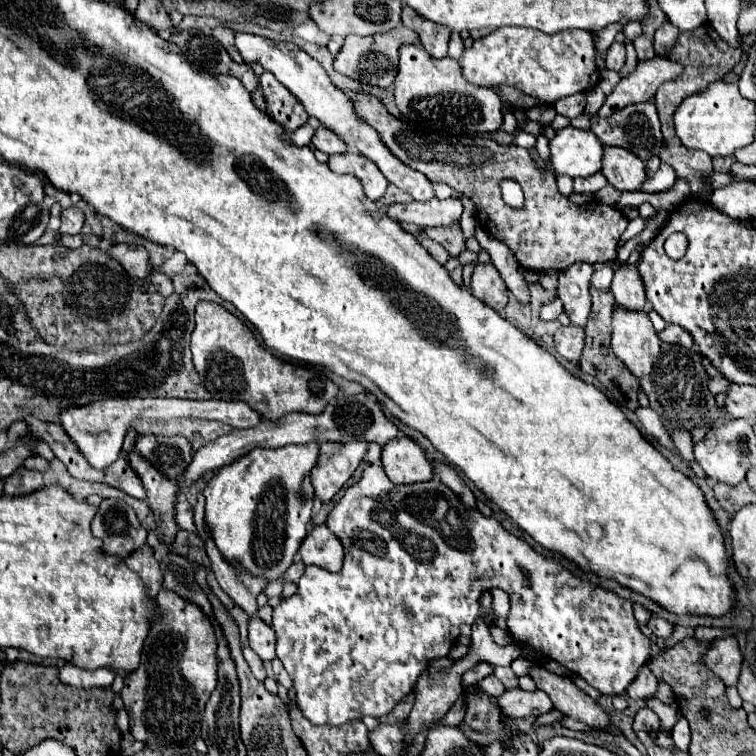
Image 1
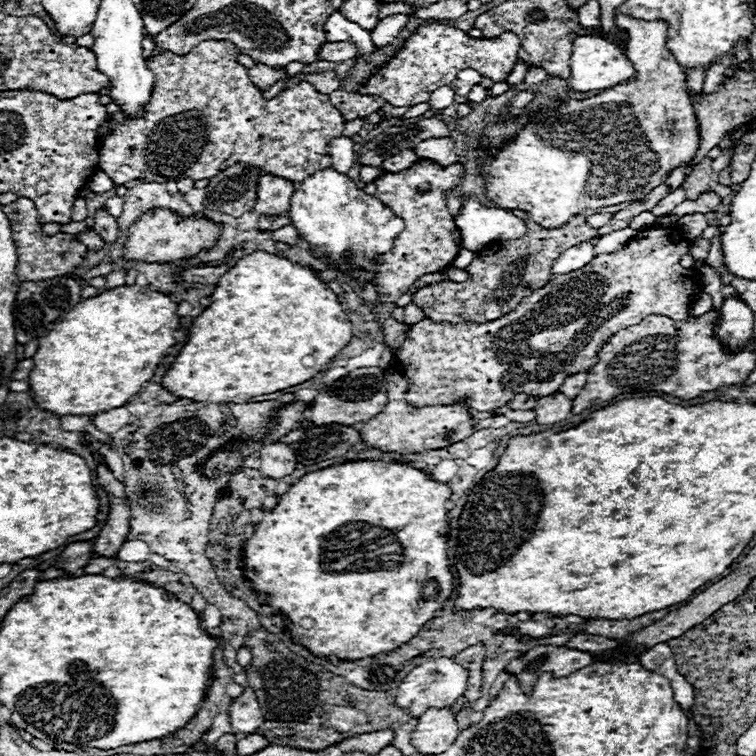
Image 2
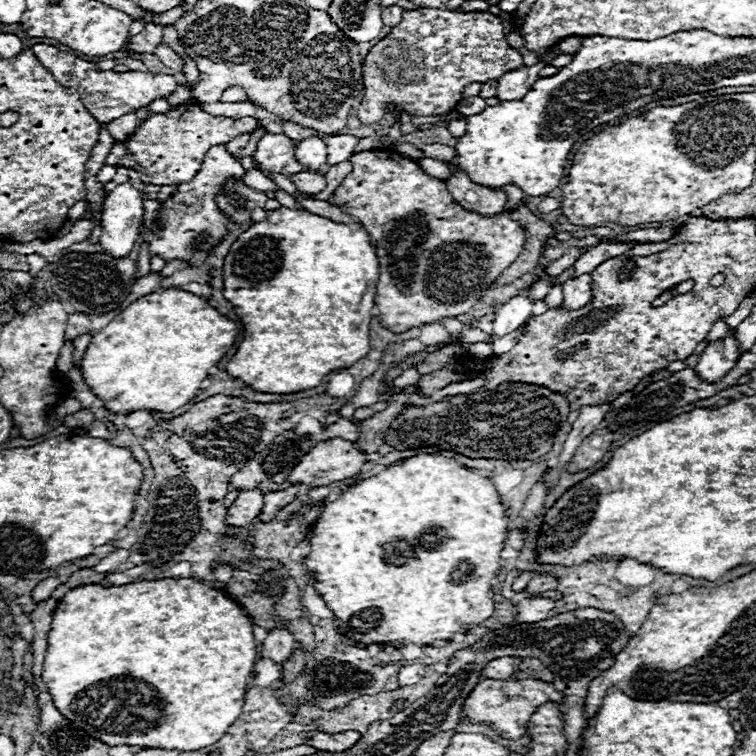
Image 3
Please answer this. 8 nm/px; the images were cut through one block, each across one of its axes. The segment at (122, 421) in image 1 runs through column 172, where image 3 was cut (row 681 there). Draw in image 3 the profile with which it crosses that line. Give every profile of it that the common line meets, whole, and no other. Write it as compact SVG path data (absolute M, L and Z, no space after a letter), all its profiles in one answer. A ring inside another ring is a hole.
M408 664L408 666L400 668L398 682L400 682L400 686L412 686L412 684L420 682L422 676L424 676L424 666L422 664Z

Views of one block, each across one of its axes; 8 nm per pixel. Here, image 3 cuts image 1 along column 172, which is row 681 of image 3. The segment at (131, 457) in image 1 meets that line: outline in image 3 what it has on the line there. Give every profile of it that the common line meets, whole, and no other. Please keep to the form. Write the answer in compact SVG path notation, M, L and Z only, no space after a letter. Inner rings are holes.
M482 680L464 702L462 710L472 722L484 722L488 726L494 726L502 738L518 740L528 734L530 716L536 712L538 706L546 702L562 704L564 694L558 692L552 684L540 680Z

